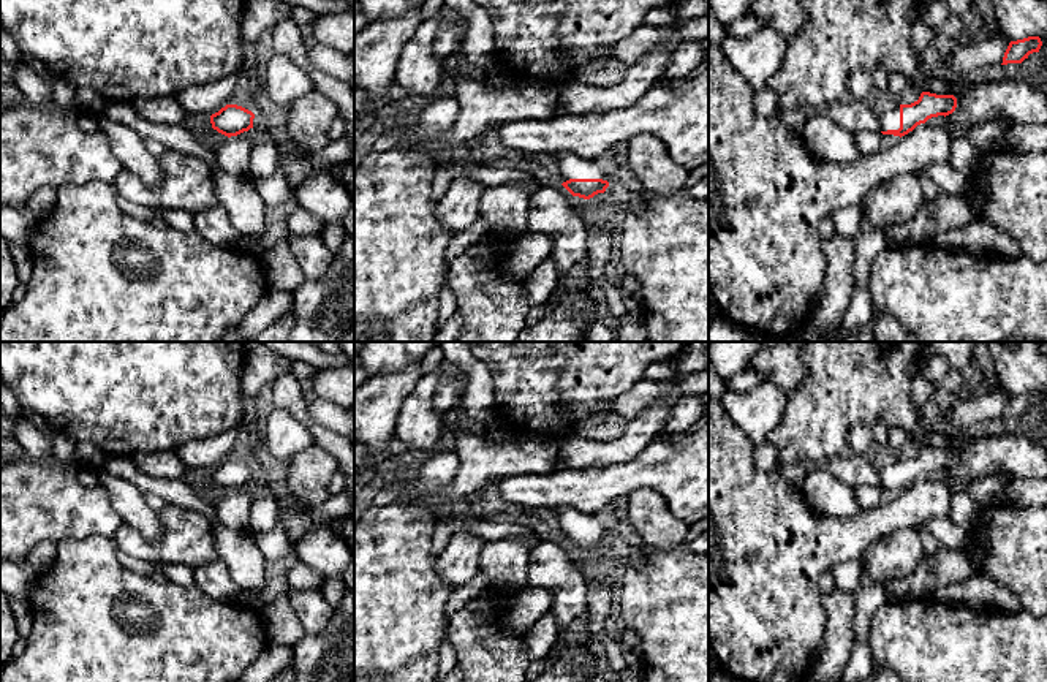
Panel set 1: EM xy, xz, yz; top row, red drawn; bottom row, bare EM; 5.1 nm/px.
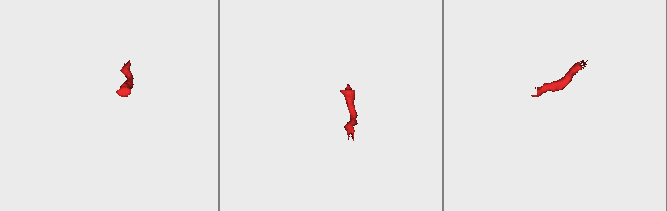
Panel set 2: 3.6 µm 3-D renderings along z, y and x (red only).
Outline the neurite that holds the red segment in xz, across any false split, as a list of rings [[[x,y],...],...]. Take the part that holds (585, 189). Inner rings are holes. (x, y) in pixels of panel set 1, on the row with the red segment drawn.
[[[560,150],[547,161],[573,196],[590,199],[604,193],[612,180],[612,174],[603,160],[588,160],[569,150]]]

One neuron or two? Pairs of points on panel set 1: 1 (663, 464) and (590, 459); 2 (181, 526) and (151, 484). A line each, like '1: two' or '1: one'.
1: two
2: two

